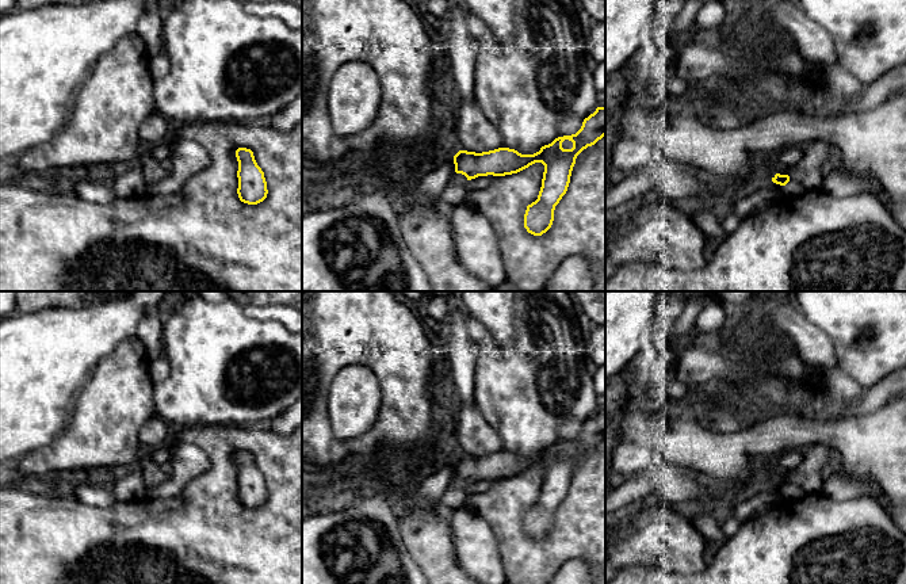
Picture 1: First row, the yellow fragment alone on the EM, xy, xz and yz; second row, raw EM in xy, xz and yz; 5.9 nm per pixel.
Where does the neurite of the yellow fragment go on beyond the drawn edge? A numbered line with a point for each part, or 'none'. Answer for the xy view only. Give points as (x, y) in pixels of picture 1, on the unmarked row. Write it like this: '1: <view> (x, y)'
none

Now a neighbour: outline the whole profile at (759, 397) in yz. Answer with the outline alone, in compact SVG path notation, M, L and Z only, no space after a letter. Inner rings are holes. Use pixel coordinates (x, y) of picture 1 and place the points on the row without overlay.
M768 377L739 386L742 402L738 415L745 423L771 411L788 411L788 397L792 383L780 377Z

